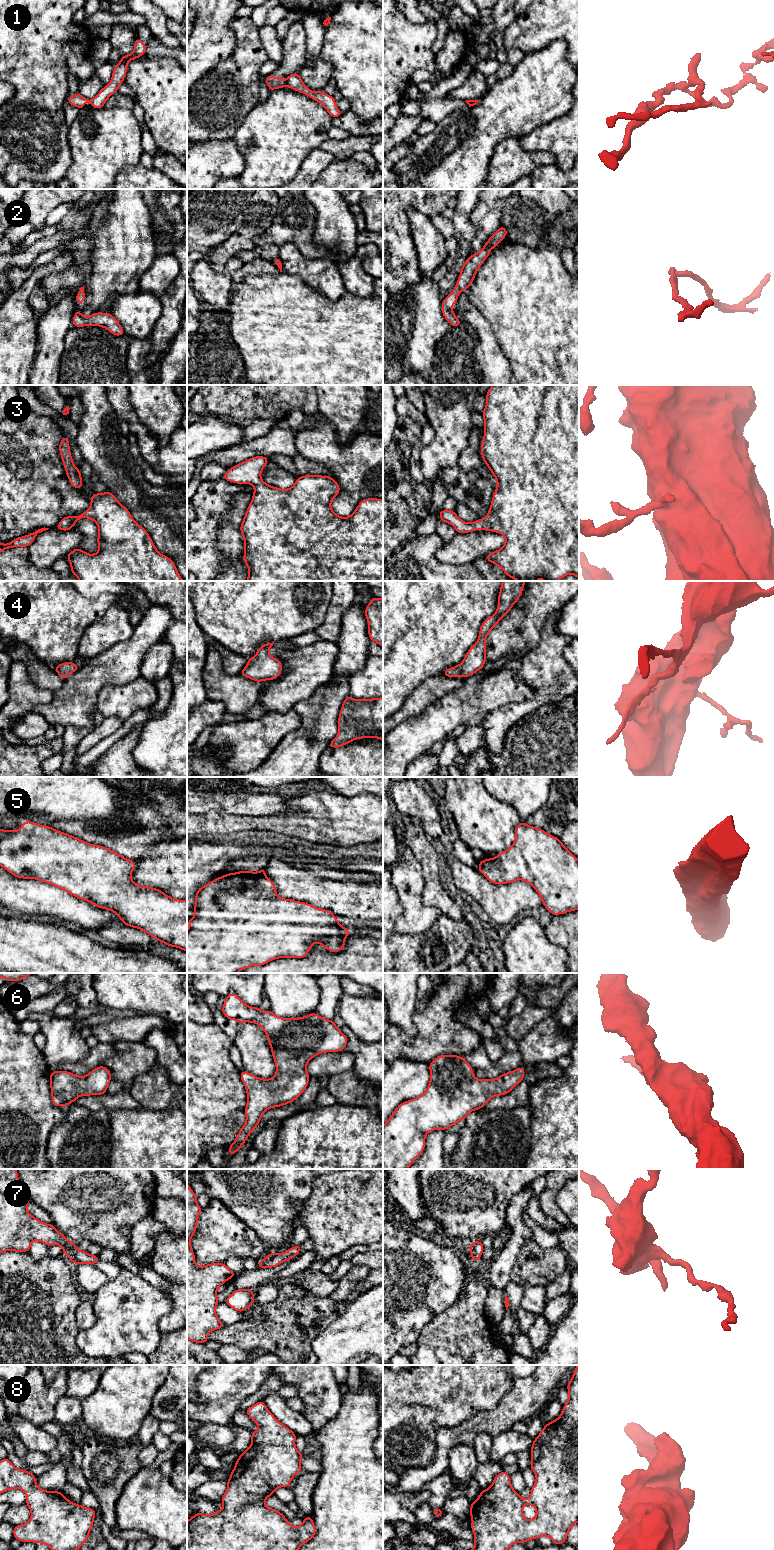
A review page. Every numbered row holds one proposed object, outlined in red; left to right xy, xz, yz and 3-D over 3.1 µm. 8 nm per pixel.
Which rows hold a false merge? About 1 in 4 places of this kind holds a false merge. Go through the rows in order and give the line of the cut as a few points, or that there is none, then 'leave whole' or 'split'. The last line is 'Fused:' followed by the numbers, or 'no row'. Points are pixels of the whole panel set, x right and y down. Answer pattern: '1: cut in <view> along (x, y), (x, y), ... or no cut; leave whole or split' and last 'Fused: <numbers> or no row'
1: cut in xz along (287, 78), (285, 85); split
2: no cut; leave whole
3: no cut; leave whole
4: no cut; leave whole
5: no cut; leave whole
6: no cut; leave whole
7: no cut; leave whole
8: no cut; leave whole
Fused: 1

